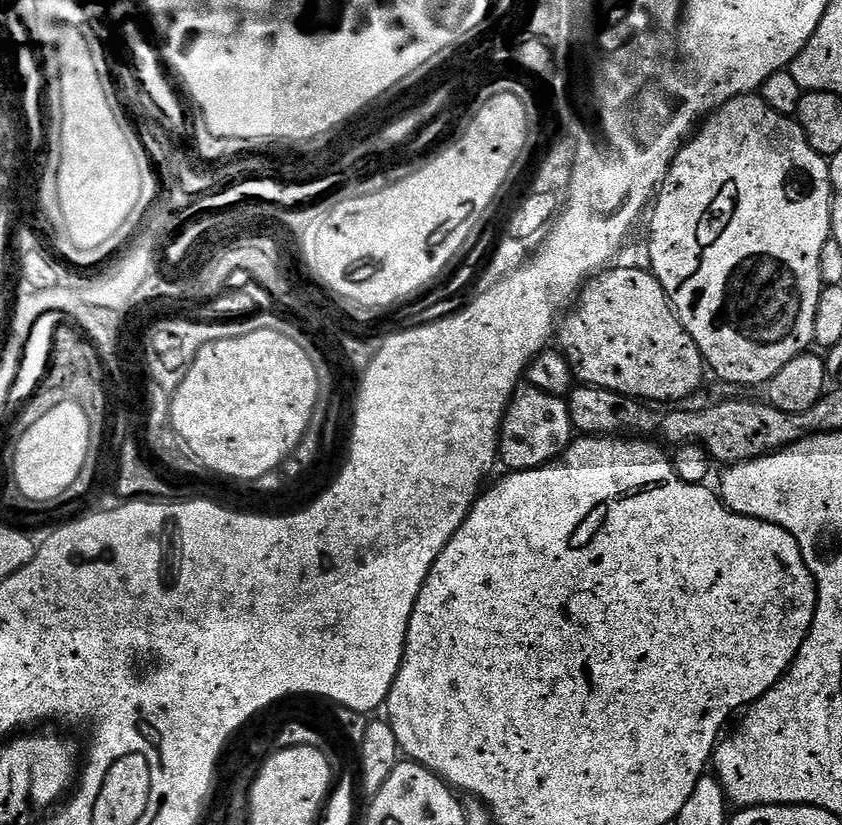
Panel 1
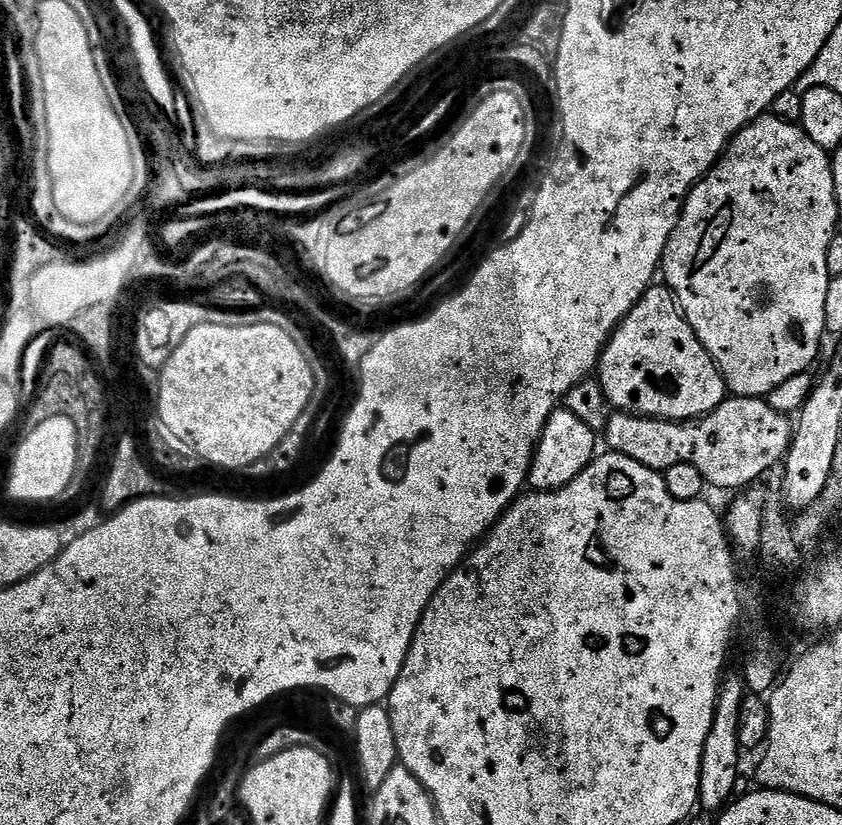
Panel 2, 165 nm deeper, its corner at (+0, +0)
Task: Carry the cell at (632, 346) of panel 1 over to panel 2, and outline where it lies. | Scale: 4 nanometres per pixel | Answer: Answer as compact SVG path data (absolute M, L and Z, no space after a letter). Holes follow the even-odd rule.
M667 286L648 288L626 318L622 318L602 350L595 375L613 409L659 420L697 420L700 416L710 415L729 395L724 375L718 370L714 358L710 358L706 346L698 342L698 334L694 334L690 322L676 303L675 294Z

